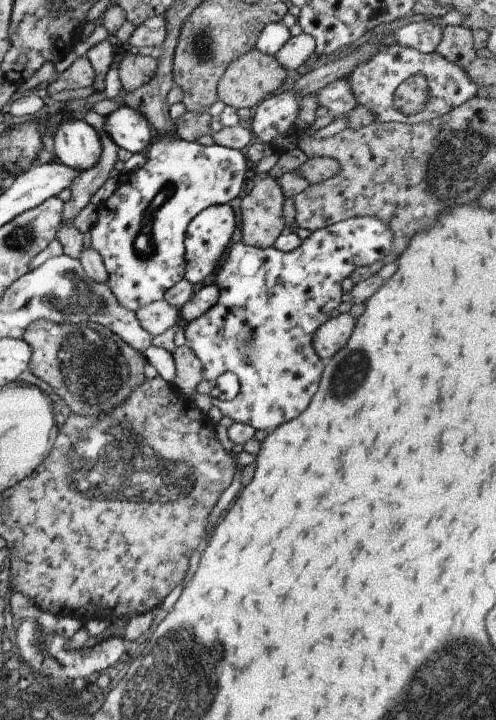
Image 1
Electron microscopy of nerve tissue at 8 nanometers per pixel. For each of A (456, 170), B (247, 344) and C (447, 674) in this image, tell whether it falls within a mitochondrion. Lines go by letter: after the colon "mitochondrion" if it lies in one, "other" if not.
A: mitochondrion
B: mitochondrion
C: mitochondrion

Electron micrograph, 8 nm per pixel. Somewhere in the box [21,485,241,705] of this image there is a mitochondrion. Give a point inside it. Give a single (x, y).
(39, 642)

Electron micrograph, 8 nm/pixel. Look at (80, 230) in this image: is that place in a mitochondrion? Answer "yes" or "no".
no

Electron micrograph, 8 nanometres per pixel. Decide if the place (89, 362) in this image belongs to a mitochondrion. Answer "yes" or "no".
yes

